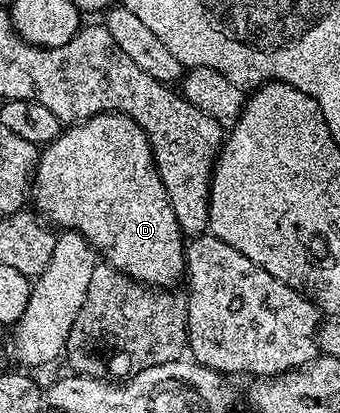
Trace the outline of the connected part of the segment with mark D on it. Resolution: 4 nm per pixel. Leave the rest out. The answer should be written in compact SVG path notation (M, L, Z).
M116 112L97 114L85 122L70 125L56 140L44 147L40 151L37 160L37 169L33 171L31 202L32 205L33 202L37 205L37 208L35 208L36 213L46 223L52 224L61 230L74 230L82 234L108 265L114 266L119 272L123 272L137 282L143 282L146 286L154 288L173 288L176 287L173 285L177 281L182 281L185 278L186 239L179 228L179 220L175 220L175 212L171 212L171 202L167 200L167 190L163 188L163 182L160 176L157 175L157 167L153 164L153 149L151 148L151 144L147 140L143 128L139 128L139 124L135 124L135 120L131 120L126 114L118 114Z

